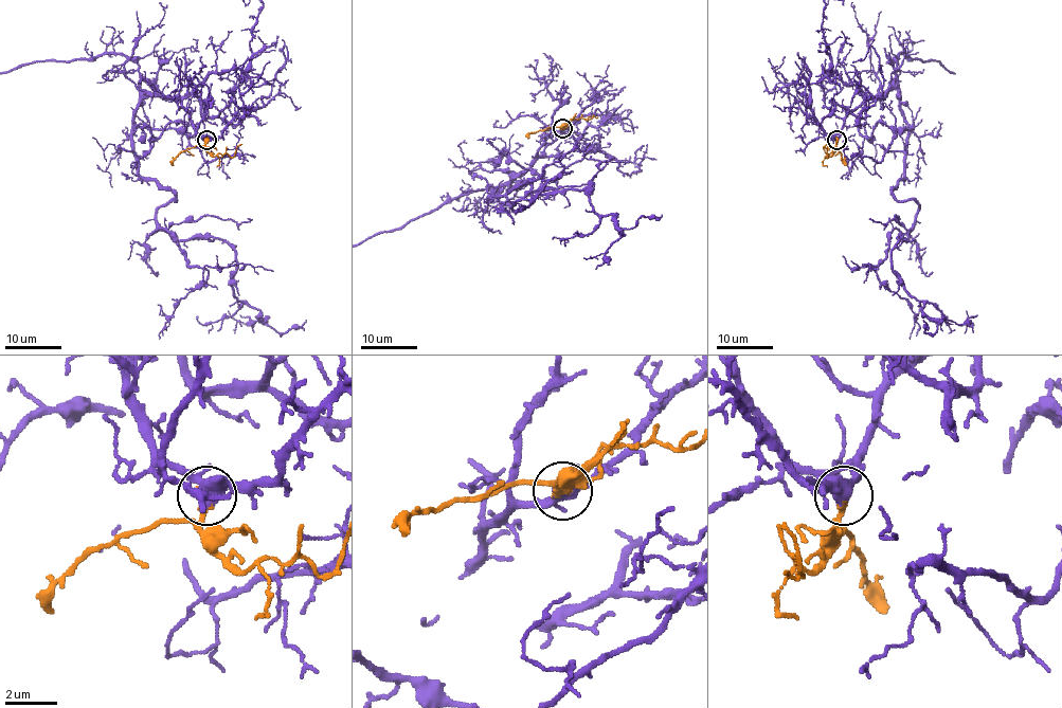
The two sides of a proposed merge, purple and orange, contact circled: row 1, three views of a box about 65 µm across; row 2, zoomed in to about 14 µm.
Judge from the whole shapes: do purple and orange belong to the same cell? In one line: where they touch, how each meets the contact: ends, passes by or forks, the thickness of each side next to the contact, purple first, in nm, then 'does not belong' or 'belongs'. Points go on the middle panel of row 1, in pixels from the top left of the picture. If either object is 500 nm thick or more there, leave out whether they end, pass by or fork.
place (562, 128); purple forks; orange ends; calibres 400 and 460 nm; belongs

